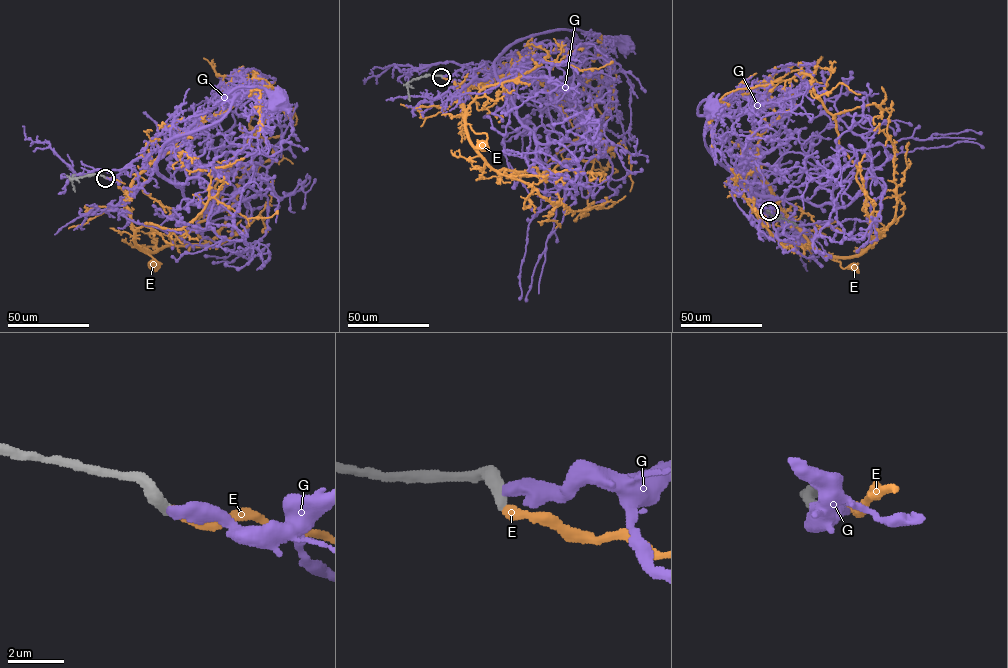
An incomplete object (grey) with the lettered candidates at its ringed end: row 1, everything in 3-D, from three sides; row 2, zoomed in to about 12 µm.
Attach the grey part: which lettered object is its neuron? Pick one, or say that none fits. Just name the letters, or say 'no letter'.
E

